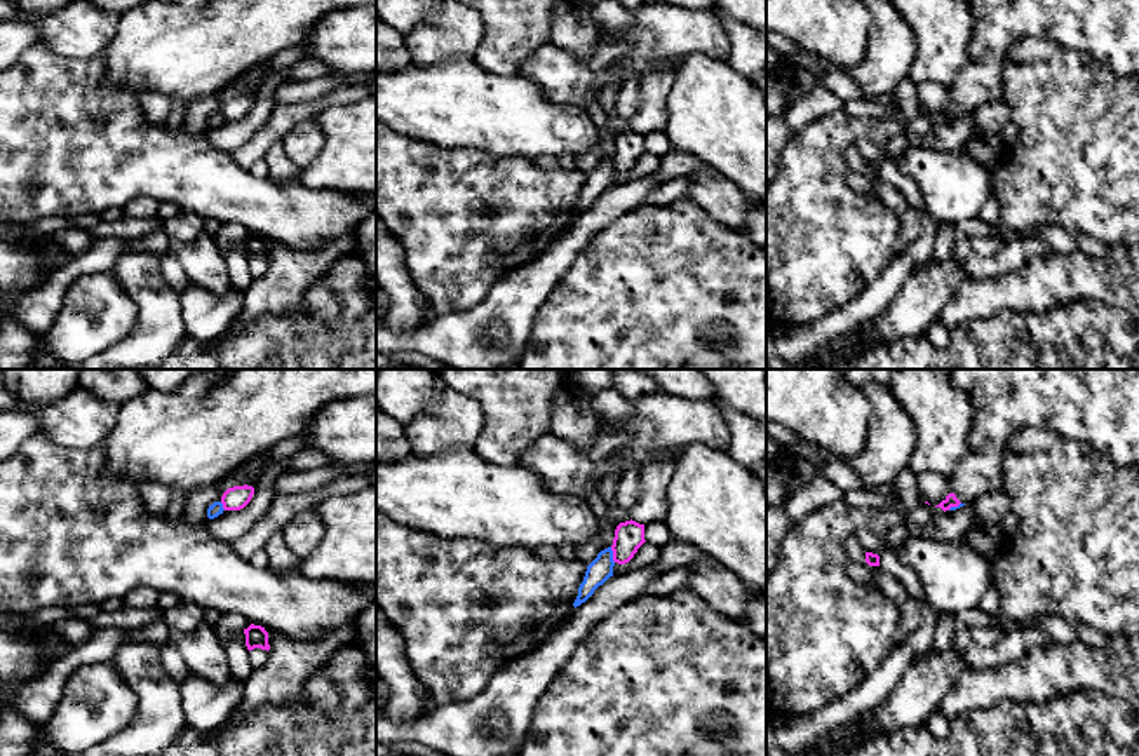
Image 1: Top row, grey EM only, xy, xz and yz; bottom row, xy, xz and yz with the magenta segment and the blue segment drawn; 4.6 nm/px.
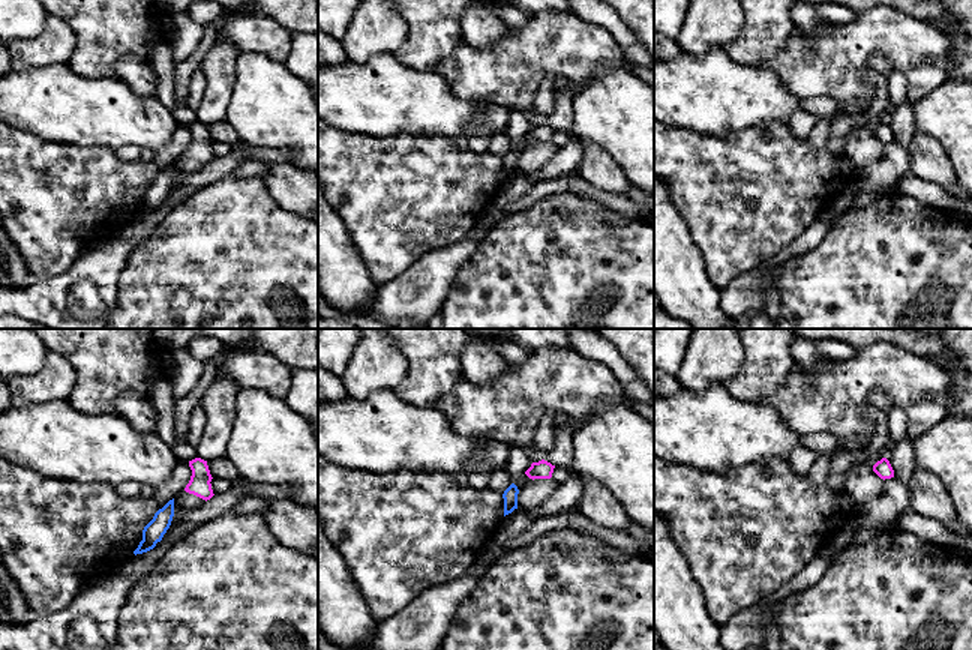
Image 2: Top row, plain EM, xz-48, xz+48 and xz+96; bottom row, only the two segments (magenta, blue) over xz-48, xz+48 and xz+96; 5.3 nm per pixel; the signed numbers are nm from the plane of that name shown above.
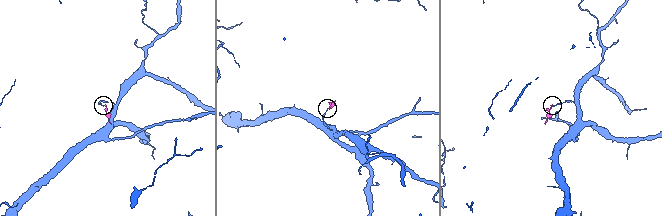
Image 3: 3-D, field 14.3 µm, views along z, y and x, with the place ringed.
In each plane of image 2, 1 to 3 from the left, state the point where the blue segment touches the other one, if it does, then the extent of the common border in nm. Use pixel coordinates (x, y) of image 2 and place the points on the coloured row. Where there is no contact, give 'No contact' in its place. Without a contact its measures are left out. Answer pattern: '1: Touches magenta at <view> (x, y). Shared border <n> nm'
1: No contact
2: No contact
3: No contact

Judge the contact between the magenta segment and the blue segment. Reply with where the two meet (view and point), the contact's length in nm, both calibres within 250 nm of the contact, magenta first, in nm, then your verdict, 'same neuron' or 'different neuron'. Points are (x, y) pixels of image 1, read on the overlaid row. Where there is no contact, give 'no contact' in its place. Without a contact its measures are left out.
meets magenta in xz at (613, 554); contact 80 nm long; 140 nm thick on the magenta side, 110 nm on the other; different neuron

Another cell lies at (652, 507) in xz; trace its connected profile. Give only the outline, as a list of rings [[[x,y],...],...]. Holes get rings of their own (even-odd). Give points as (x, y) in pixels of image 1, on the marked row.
[[[651,460],[641,463],[639,469],[641,495],[627,514],[639,524],[665,523],[667,486],[674,474],[674,465],[667,460]]]

